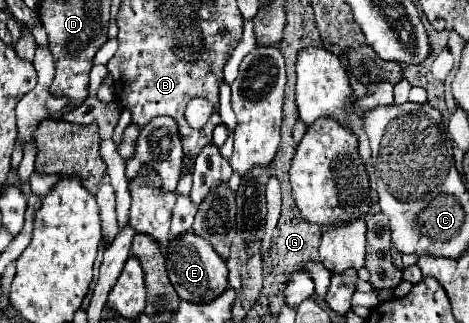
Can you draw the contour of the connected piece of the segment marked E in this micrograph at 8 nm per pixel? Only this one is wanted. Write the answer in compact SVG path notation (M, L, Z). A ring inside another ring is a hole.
M184 233L170 243L166 251L166 271L178 297L190 303L210 303L228 289L226 261L212 251L210 243L204 243L204 239L192 233Z

